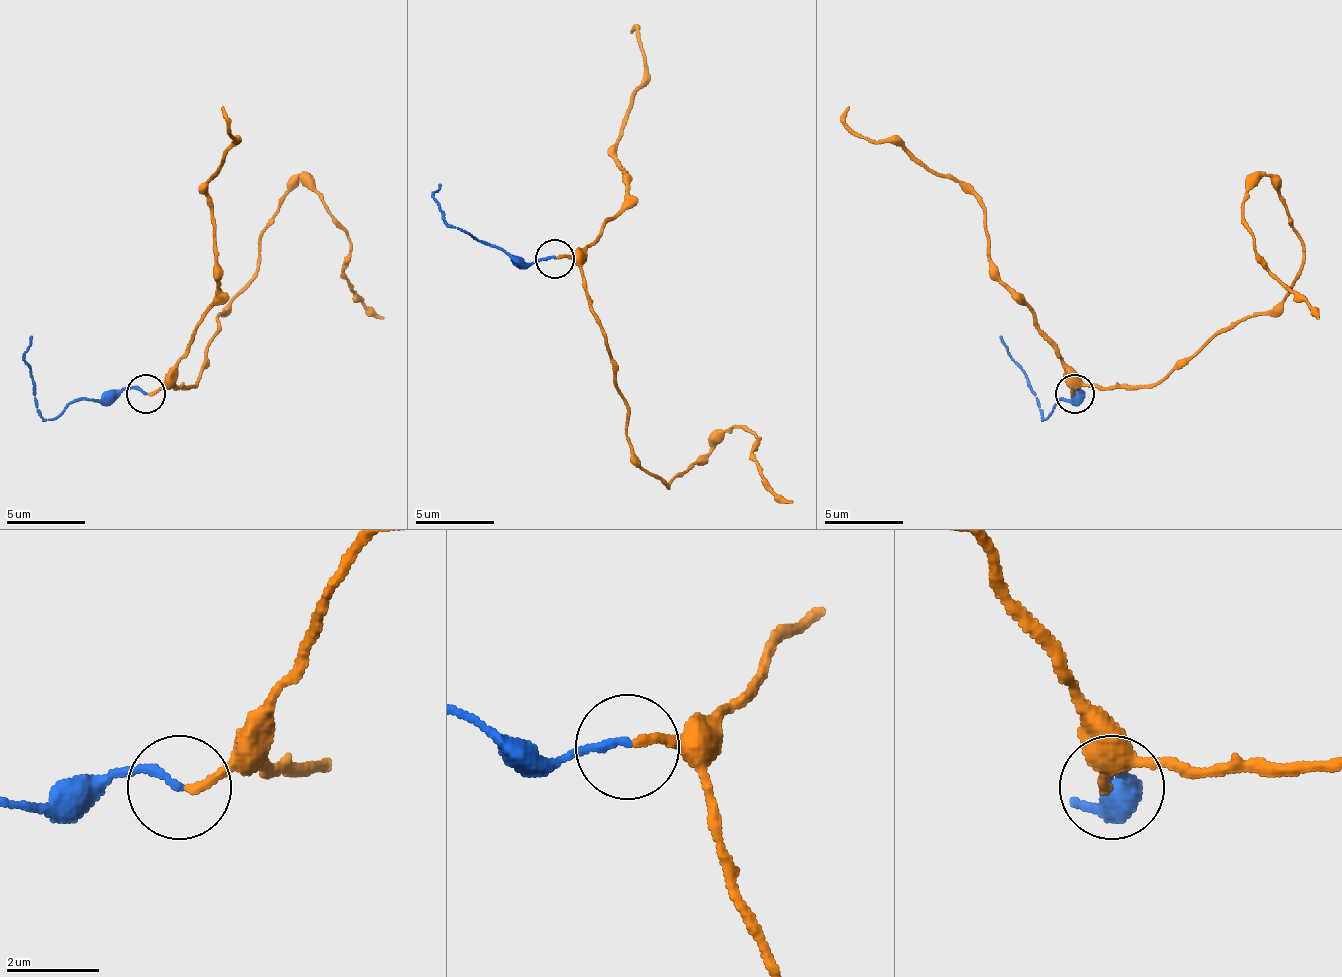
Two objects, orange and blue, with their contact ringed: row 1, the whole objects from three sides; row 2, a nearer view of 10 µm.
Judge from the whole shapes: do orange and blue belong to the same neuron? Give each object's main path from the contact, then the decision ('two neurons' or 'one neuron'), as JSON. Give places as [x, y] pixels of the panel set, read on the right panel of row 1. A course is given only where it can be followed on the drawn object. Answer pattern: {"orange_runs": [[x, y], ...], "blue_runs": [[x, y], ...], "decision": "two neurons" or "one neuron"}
{"orange_runs": [[1074, 394], [1161, 383], [1284, 299], [1304, 240], [1268, 176], [1248, 192], [1244, 224], [1256, 256], [1320, 319]], "blue_runs": [[1074, 394], [1042, 418], [1026, 371], [998, 335]], "decision": "one neuron"}

